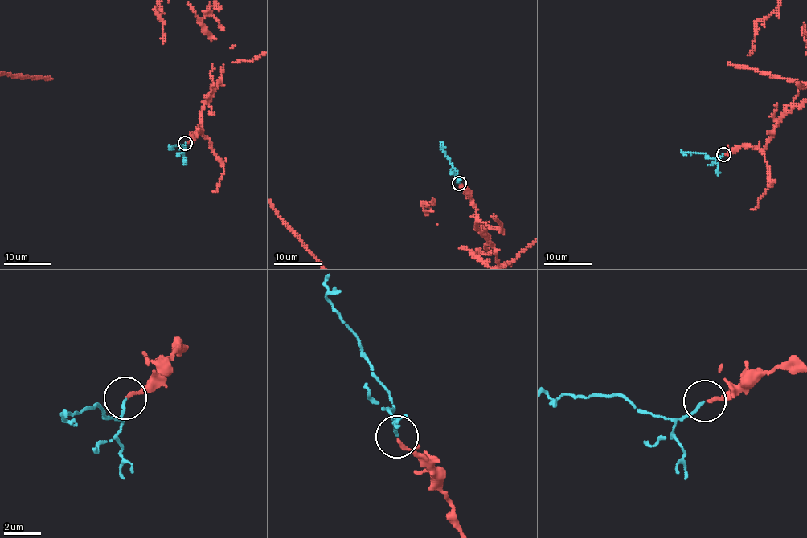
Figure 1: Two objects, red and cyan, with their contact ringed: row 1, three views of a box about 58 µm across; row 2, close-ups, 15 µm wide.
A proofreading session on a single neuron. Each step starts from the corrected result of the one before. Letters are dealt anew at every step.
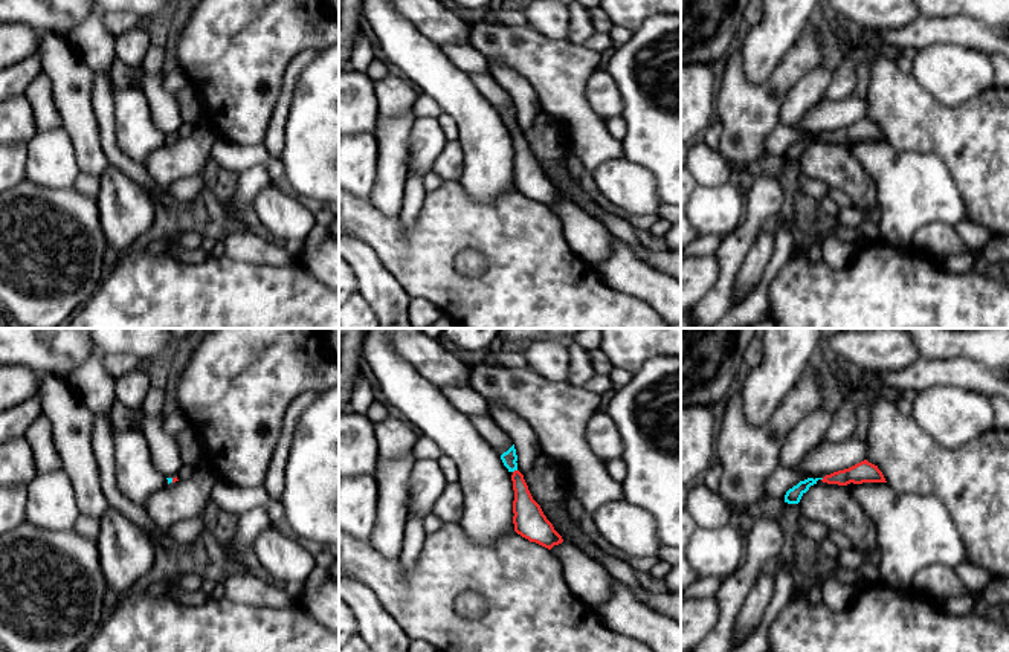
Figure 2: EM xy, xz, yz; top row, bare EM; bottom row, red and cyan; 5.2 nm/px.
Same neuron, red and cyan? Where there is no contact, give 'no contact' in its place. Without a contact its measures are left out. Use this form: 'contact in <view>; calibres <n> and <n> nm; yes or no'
contact in xz; calibres 150 and 80 nm; yes

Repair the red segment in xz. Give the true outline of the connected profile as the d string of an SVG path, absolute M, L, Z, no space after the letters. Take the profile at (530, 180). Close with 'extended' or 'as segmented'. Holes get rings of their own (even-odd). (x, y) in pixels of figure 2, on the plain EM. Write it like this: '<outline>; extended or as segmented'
M514 102L501 113L504 124L511 130L514 159L513 182L514 189L530 200L536 200L548 208L563 200L553 182L543 173L540 163L533 157L524 133L517 128L517 113Z; extended

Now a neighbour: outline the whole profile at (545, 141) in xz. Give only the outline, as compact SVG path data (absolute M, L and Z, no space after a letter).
M543 111L536 115L531 128L524 133L524 137L543 173L546 166L557 163L563 163L568 173L566 163L571 156L566 150L566 140L559 124L550 115Z

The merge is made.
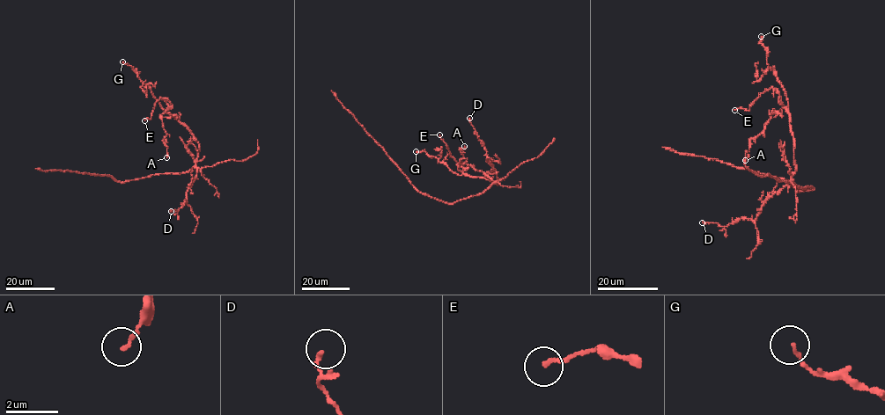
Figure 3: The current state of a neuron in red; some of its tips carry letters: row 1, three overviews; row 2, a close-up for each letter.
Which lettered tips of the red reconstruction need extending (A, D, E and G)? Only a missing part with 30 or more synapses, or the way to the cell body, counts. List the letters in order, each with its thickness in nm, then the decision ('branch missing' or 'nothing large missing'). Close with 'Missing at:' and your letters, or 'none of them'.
A: 150 nm | nothing large missing
D: 160 nm | nothing large missing
E: 130 nm | nothing large missing
G: 110 nm | nothing large missing
Missing at: none of them

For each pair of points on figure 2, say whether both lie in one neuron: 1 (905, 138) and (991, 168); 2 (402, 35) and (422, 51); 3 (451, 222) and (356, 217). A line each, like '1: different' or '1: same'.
1: same
2: same
3: same

